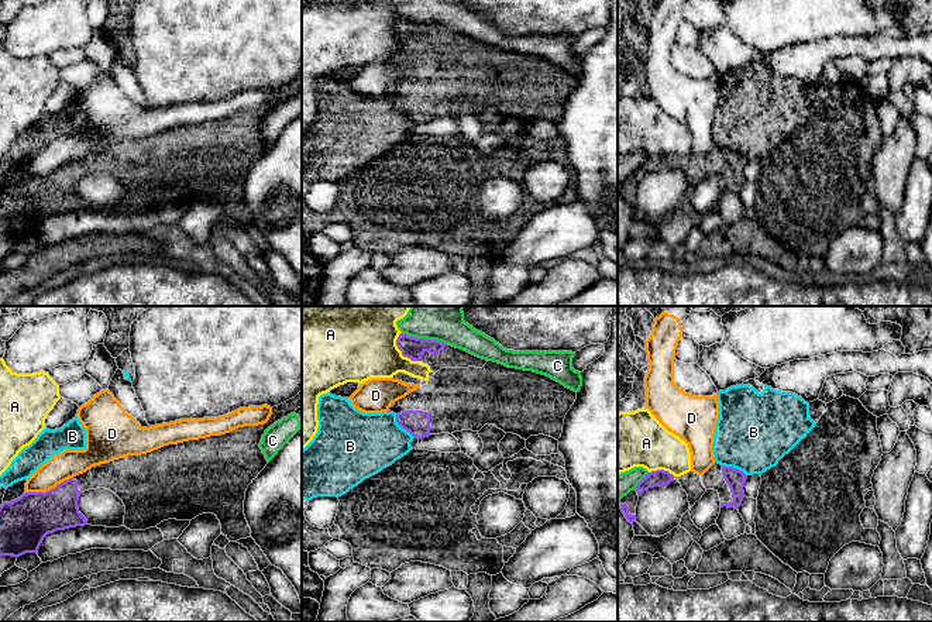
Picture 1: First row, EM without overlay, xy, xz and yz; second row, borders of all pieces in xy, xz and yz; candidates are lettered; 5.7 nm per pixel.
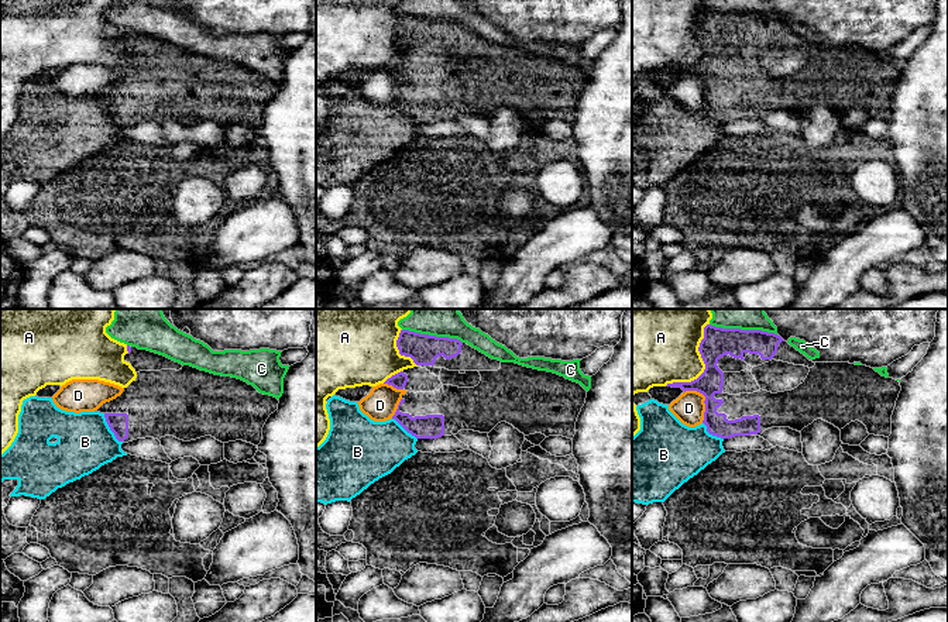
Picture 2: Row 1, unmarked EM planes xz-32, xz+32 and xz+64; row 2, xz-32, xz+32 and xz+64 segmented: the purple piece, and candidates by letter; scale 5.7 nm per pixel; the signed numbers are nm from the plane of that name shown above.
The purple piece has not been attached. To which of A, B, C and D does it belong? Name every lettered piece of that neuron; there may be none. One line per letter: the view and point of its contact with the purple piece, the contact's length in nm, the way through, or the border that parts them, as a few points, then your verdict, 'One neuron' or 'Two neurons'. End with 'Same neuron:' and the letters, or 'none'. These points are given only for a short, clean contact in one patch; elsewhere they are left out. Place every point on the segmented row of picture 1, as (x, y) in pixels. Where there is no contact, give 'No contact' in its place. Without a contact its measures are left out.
A: Touches purple at xz (401, 350). Shared border 200 nm. Two neurons
B: Touches purple at xz (402, 428). Shared border 180 nm. Two neurons
C: Touches purple at xz (423, 339). Shared border 260 nm. Two neurons
D: Touches purple at xy (50, 490). Shared border 280 nm. Two neurons
Same neuron: none

